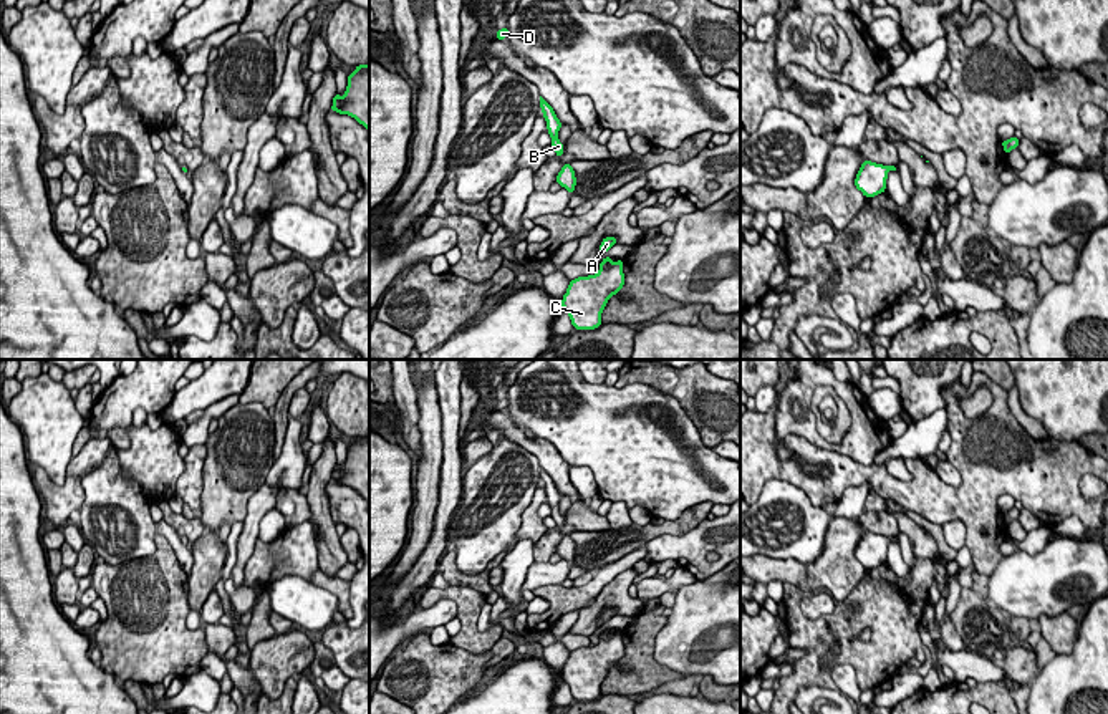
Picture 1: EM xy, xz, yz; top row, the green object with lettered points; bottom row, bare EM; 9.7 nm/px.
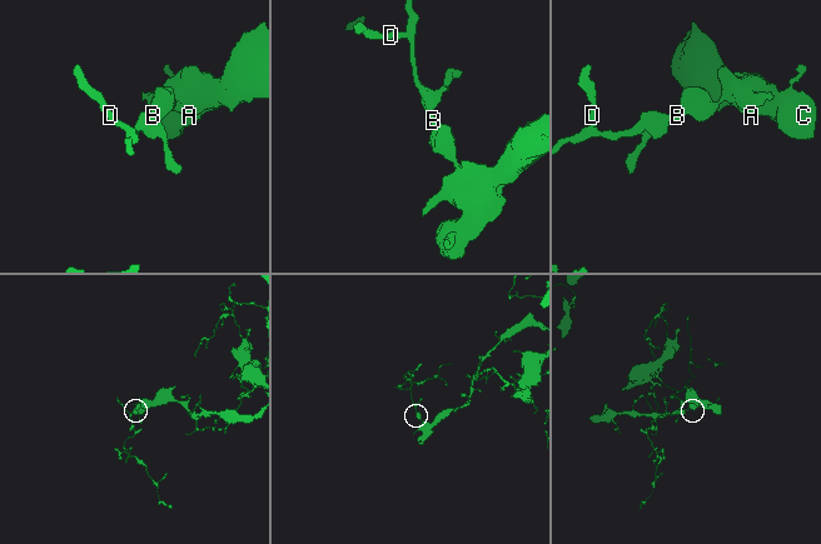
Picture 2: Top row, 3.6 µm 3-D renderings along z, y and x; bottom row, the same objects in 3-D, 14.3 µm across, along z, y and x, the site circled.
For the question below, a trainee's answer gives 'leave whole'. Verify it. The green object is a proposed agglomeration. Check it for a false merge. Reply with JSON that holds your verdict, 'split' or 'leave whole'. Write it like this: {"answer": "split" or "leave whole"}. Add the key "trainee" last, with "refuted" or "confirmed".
{"answer": "leave whole", "trainee": "confirmed"}

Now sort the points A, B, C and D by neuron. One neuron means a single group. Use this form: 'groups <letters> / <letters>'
groups A B C D

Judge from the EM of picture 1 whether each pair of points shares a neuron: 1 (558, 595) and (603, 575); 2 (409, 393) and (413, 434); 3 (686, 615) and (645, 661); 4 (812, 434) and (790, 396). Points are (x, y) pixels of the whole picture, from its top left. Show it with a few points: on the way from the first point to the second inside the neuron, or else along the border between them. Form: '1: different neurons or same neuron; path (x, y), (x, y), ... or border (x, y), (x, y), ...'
1: same neuron; path (570, 595), (582, 595), (592, 587)
2: same neuron; path (409, 403), (409, 424)
3: different neurons; border (668, 617), (656, 636), (655, 658), (684, 676)
4: same neuron; path (804, 424), (794, 414), (794, 406)

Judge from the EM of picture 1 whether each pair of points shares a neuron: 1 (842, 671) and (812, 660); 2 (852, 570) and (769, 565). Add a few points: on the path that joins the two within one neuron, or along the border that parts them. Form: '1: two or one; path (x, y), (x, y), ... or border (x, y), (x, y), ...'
1: two; border (830, 670), (848, 663), (862, 691)
2: one; path (832, 570), (789, 570)

